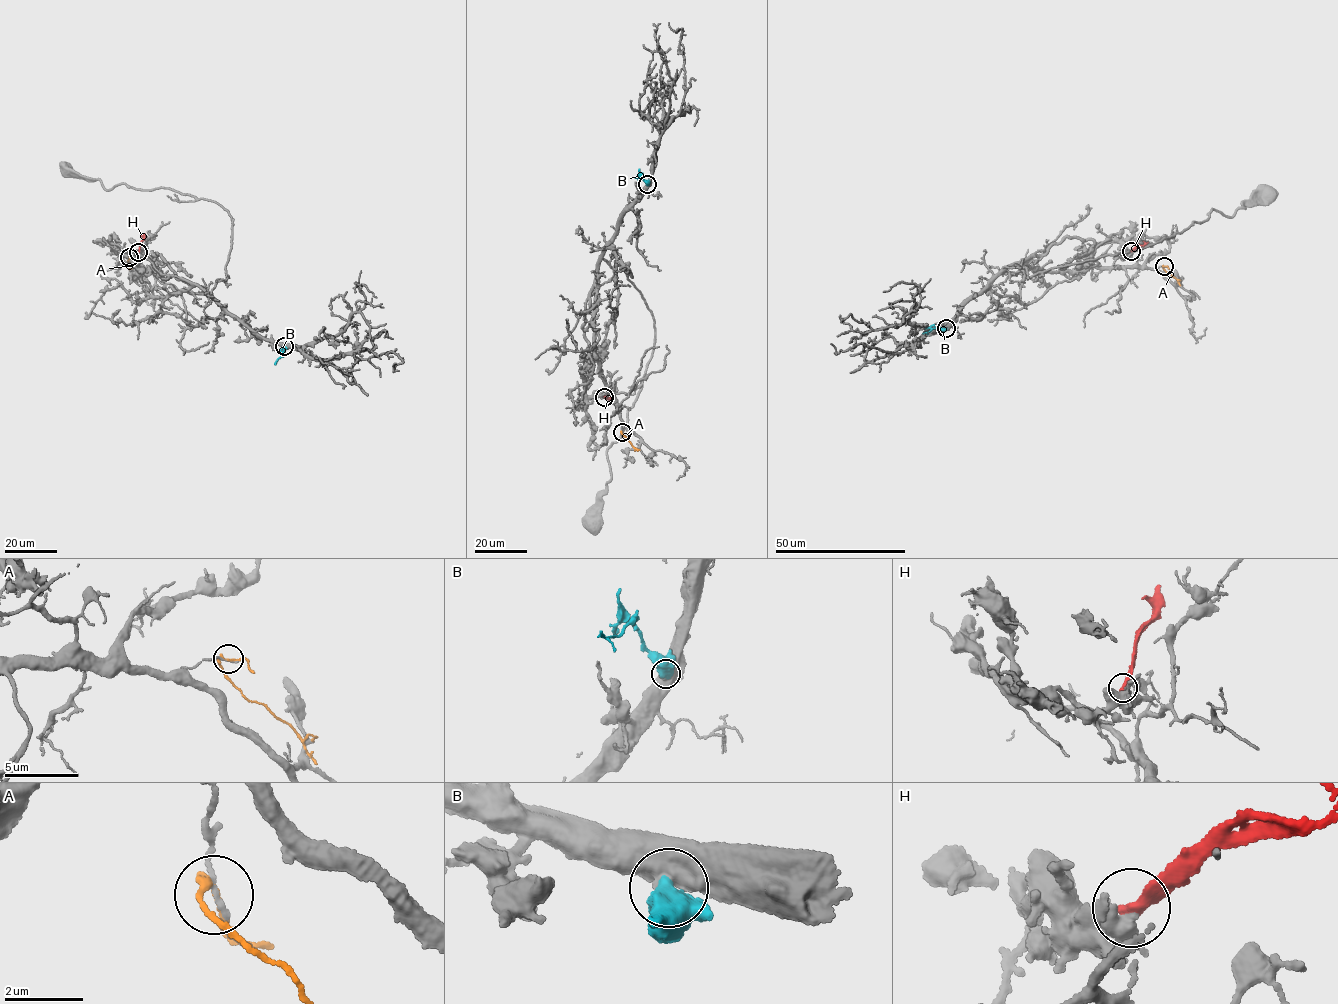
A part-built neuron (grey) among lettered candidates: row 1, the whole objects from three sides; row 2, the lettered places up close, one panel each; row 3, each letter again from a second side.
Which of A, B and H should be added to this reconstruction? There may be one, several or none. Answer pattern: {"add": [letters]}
{"add": ["B"]}

